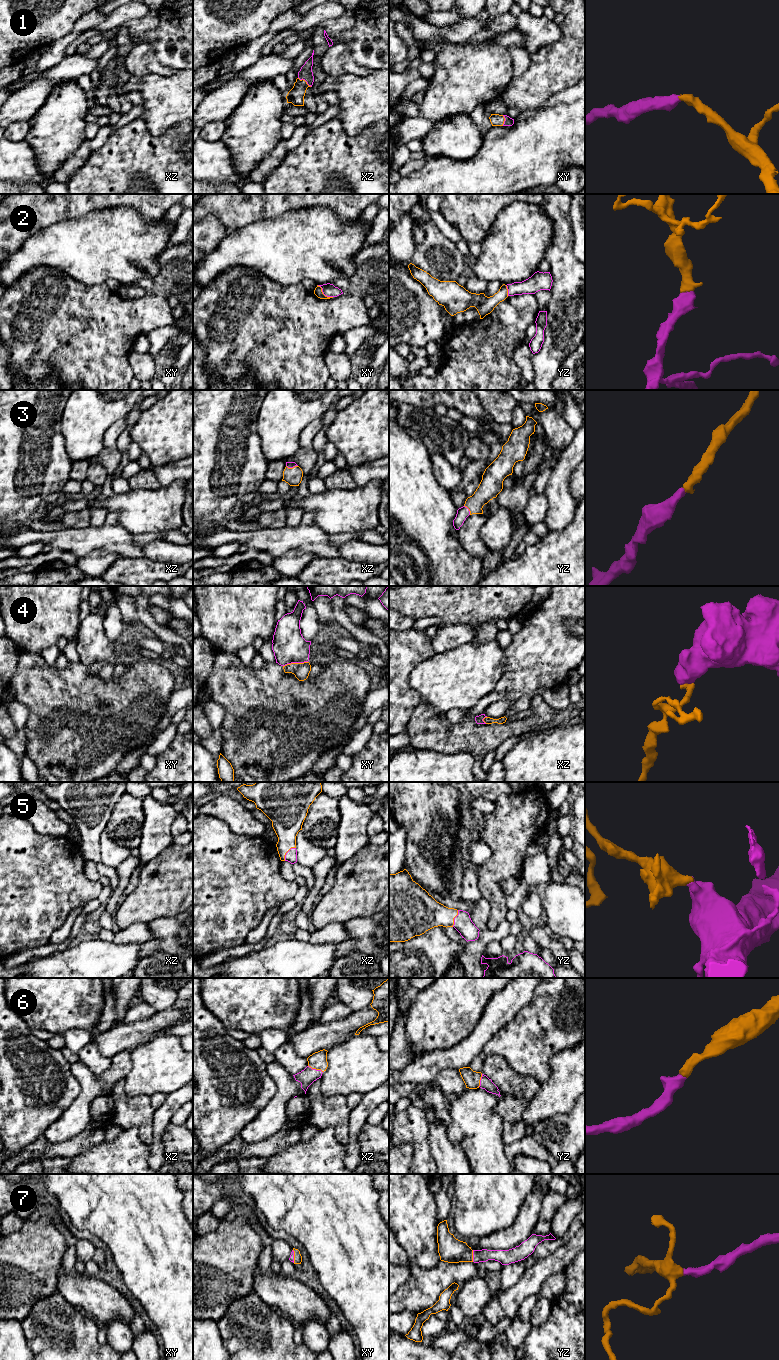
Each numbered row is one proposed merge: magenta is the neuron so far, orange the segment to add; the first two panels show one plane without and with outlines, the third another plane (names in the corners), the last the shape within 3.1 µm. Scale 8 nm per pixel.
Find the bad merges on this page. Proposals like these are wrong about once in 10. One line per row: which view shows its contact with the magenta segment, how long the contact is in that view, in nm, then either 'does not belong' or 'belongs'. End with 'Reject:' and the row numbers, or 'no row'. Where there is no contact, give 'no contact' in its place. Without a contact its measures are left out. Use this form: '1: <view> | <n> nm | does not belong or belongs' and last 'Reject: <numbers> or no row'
1: xz | 130 nm | belongs
2: xy | 160 nm | belongs
3: yz | 90 nm | belongs
4: xy | 200 nm | does not belong
5: xz | 140 nm | belongs
6: xz | 130 nm | belongs
7: yz | 100 nm | belongs
Reject: 4

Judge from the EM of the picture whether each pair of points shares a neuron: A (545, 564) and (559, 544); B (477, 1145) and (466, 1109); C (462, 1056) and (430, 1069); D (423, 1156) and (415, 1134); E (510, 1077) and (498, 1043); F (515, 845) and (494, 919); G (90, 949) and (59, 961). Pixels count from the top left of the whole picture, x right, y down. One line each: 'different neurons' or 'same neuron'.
A: same neuron
B: same neuron
C: same neuron
D: same neuron
E: different neurons
F: same neuron
G: same neuron

